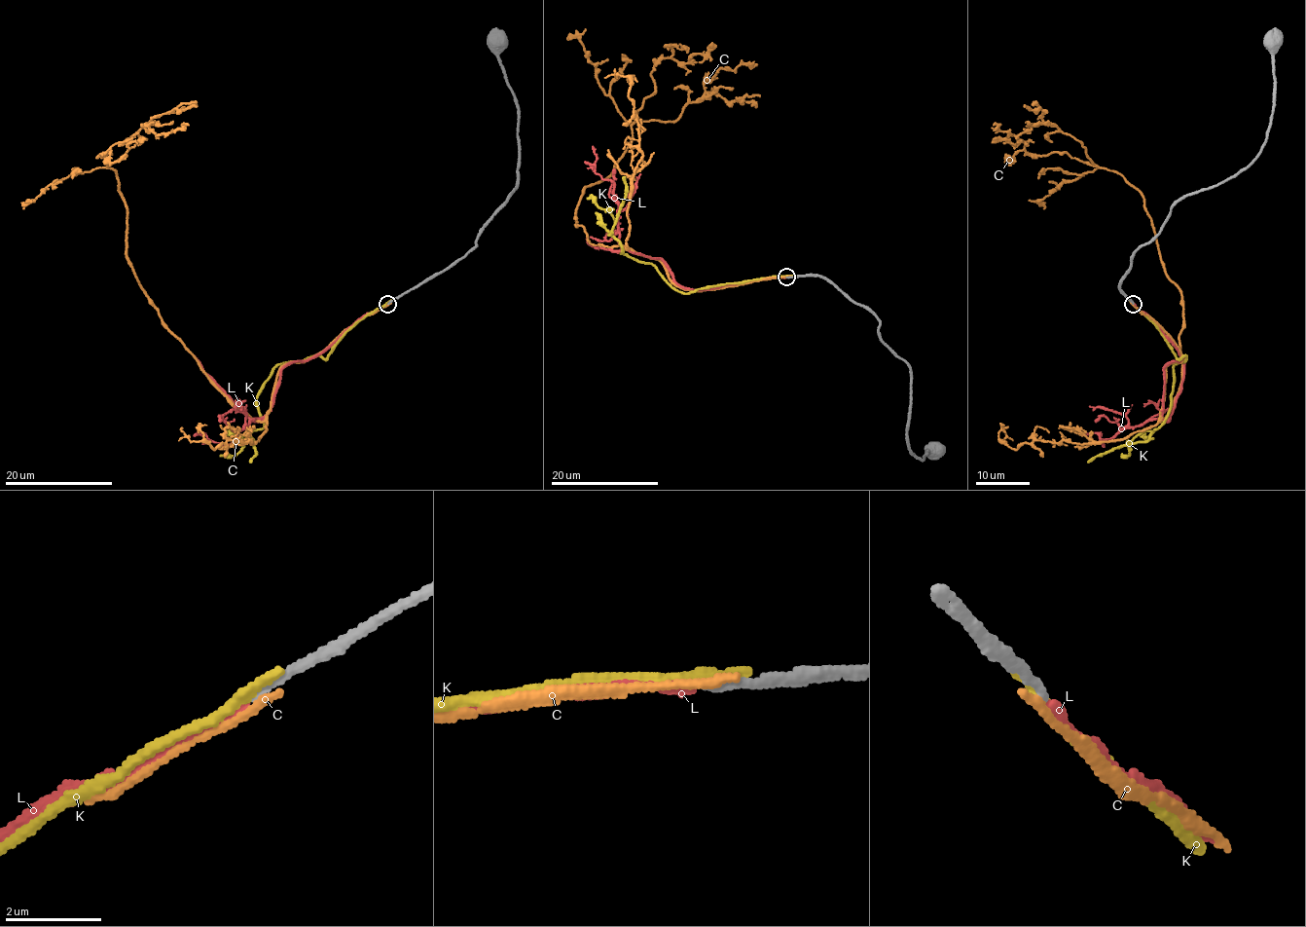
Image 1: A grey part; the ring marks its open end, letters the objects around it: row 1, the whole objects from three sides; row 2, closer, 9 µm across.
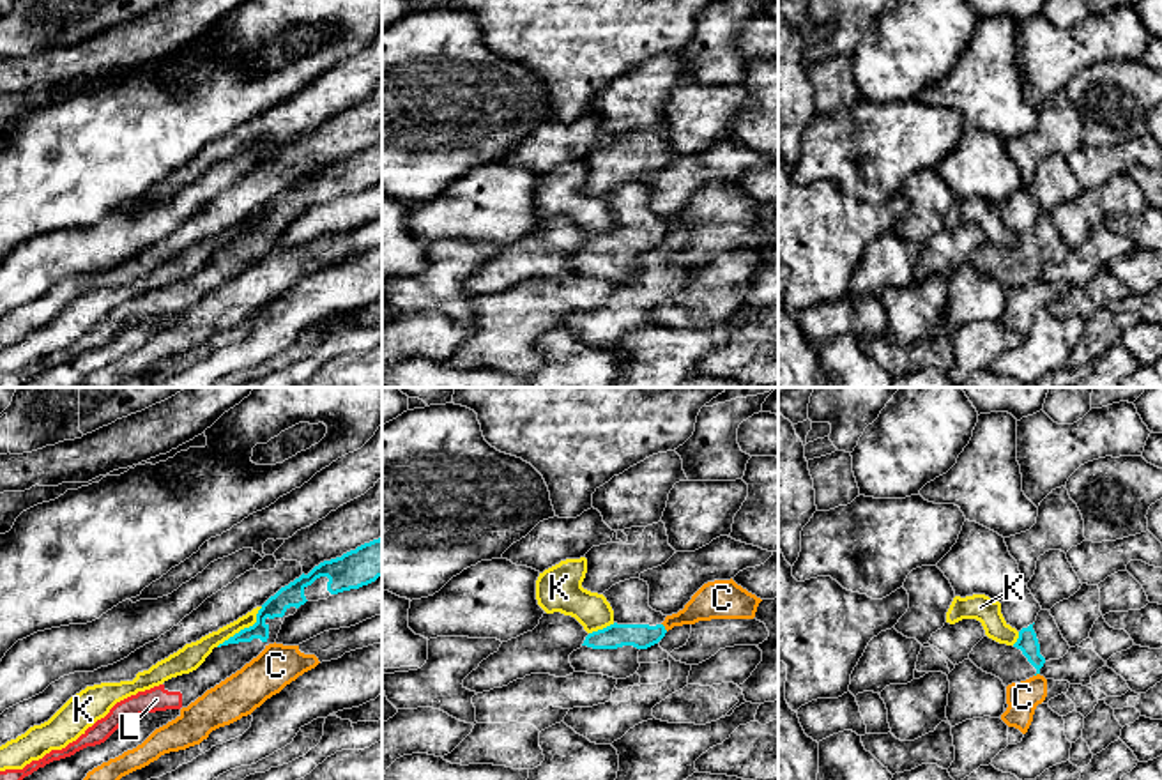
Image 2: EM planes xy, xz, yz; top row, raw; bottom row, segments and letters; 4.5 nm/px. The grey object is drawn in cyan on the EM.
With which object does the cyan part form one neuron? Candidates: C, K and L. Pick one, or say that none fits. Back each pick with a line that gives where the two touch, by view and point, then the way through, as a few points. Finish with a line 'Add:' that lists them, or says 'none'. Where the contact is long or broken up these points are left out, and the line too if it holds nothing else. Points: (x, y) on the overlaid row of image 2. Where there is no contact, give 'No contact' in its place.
L: No contact
Add: L

